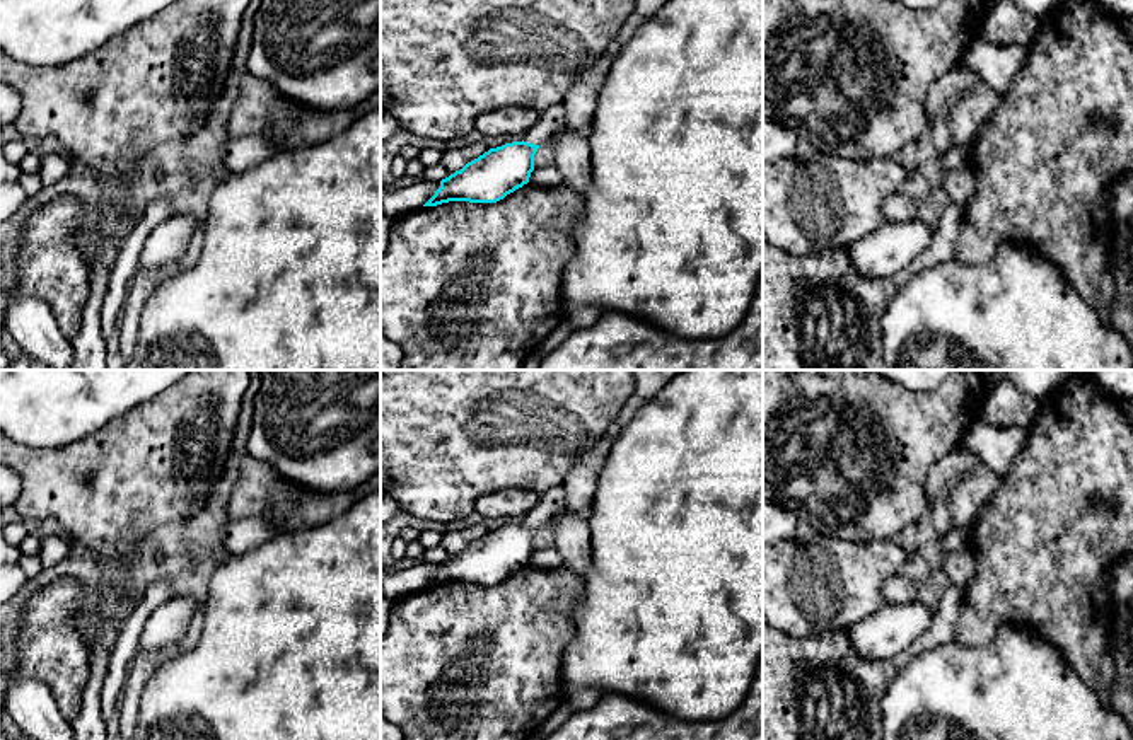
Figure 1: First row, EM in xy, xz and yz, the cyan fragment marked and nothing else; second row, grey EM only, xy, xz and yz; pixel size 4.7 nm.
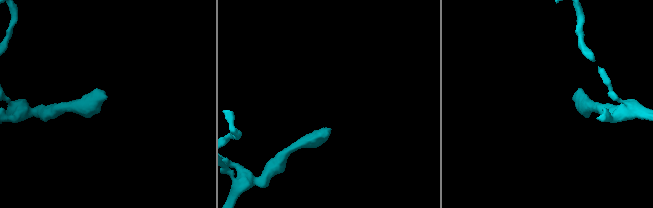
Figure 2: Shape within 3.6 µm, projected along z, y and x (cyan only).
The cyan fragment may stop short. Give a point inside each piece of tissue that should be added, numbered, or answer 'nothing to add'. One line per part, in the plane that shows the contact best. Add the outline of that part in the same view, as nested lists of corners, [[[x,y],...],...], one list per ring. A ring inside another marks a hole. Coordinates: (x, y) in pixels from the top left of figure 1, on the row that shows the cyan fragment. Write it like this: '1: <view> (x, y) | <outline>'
1: xz (551, 120) | [[[561,104],[551,106],[539,114],[537,123],[522,133],[522,140],[532,145],[544,145],[556,131],[566,124],[566,116]]]

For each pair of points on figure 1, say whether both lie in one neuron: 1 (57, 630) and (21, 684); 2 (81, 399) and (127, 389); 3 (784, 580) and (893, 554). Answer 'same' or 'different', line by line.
1: different
2: same
3: same

